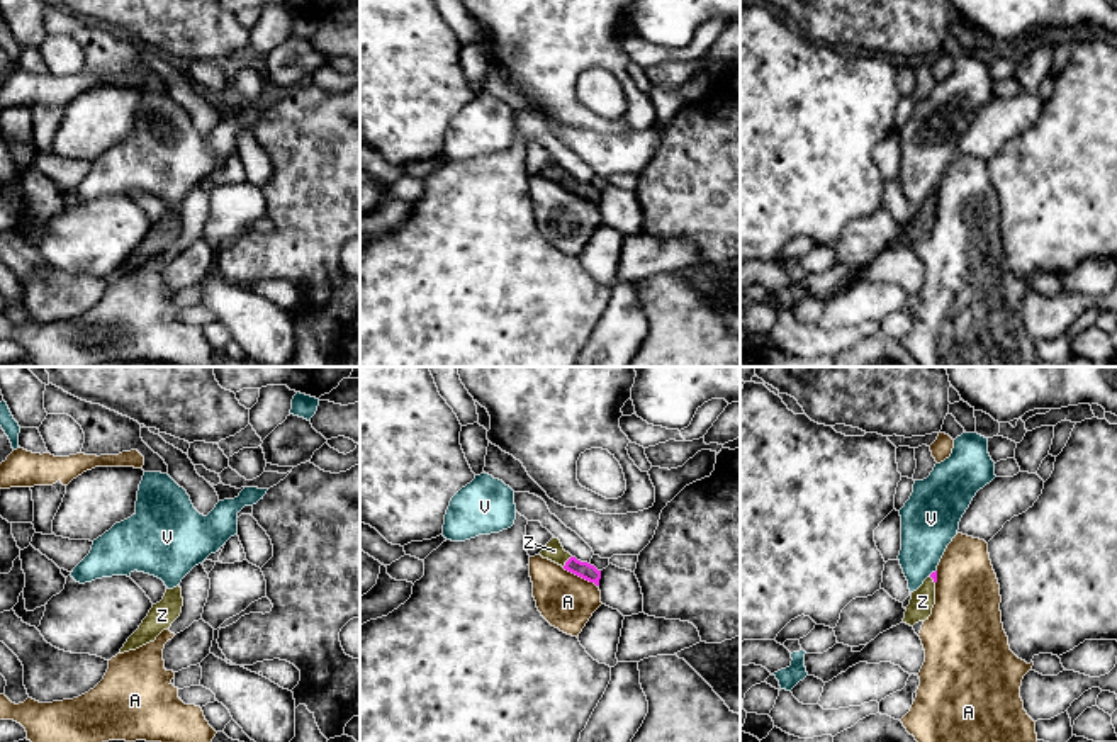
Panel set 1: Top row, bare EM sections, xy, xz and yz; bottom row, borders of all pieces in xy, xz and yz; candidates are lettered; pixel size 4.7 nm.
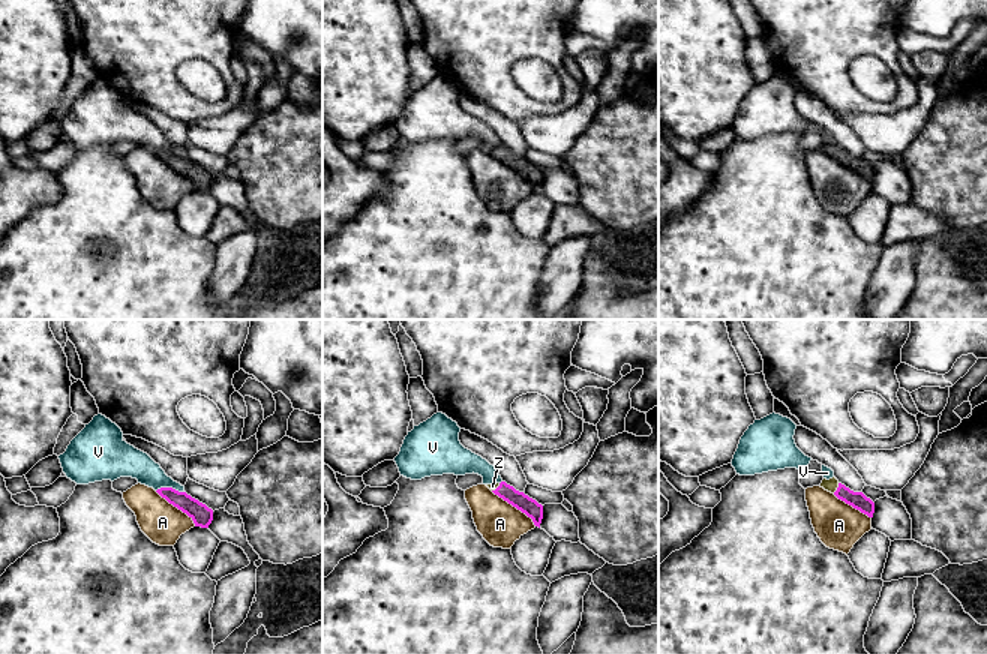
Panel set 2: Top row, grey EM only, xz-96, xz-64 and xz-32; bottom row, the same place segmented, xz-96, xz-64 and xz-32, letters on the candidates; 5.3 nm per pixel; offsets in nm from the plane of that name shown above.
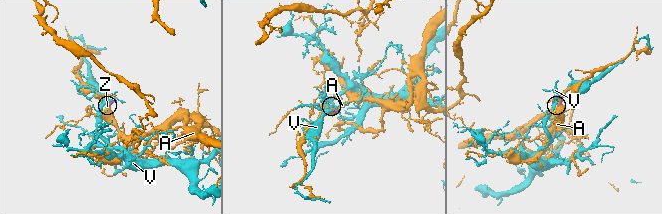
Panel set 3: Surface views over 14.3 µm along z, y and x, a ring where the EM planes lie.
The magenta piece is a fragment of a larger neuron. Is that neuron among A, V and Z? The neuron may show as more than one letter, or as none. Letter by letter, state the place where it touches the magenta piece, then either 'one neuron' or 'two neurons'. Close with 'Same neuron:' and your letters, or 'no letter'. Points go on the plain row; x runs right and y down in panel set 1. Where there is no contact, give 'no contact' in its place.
A: meets magenta in xz at (579, 196); two neurons
V: meets magenta in yz at (932, 192); two neurons
Z: meets magenta in xz at (567, 180); one neuron
Same neuron: Z

